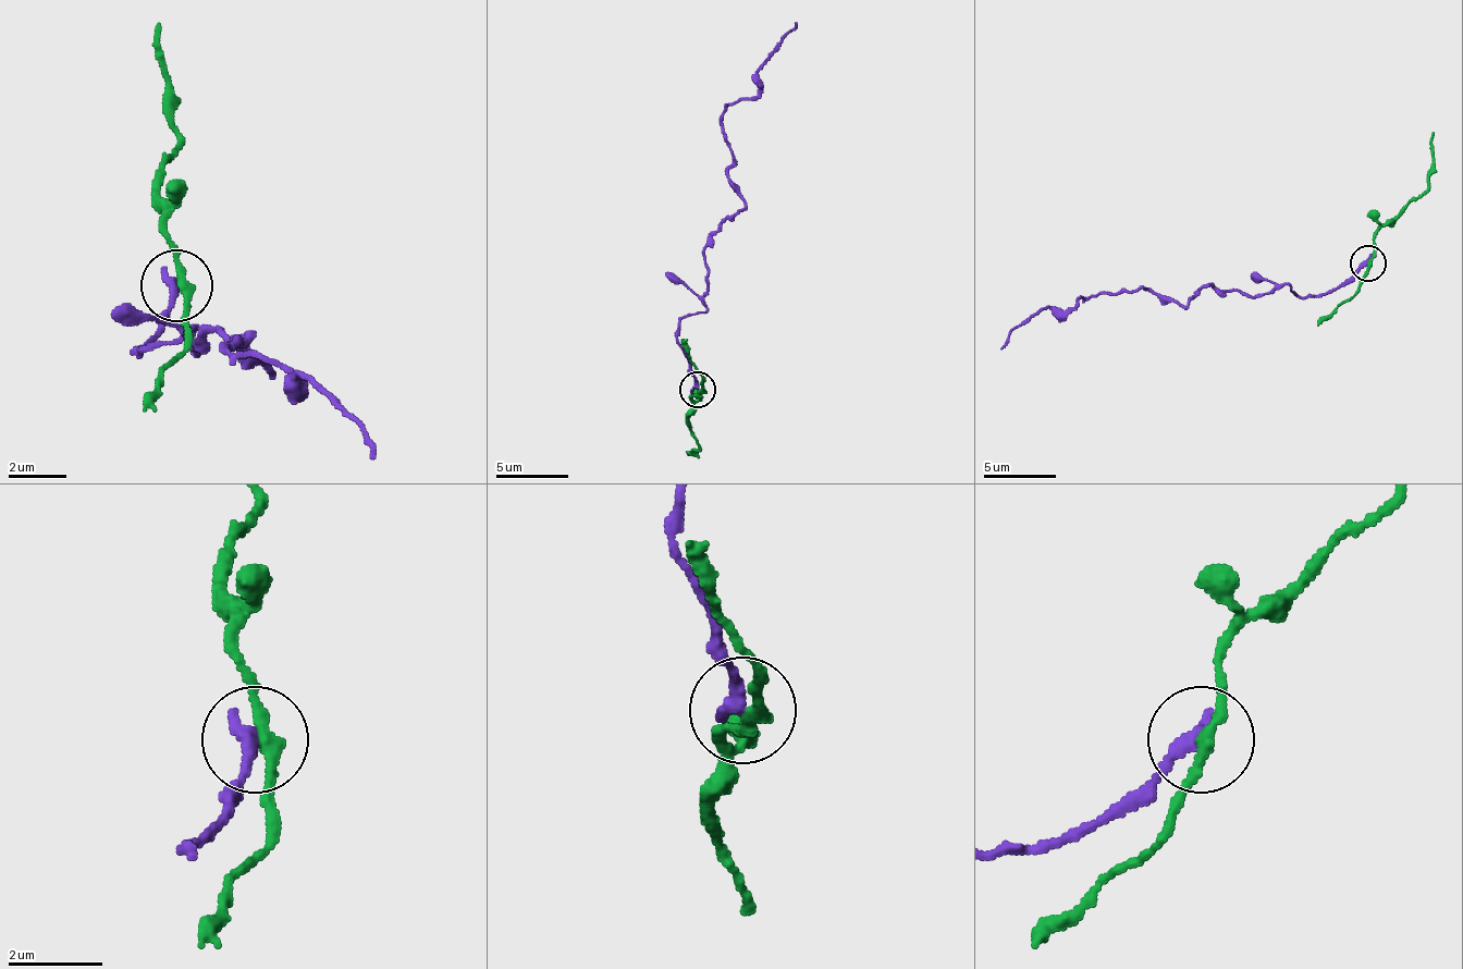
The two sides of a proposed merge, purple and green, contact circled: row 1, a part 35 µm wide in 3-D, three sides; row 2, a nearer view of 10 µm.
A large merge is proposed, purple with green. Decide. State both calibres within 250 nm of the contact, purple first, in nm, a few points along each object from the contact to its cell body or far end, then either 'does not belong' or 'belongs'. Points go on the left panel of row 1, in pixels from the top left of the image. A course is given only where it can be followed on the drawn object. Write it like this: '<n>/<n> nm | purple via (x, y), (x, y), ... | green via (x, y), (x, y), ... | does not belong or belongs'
340/280 nm | purple via (179, 283), (143, 355), (193, 327), (272, 370), (244, 333), (373, 456) | green via (179, 283), (164, 225), (157, 175), (171, 132), (157, 24) | does not belong

